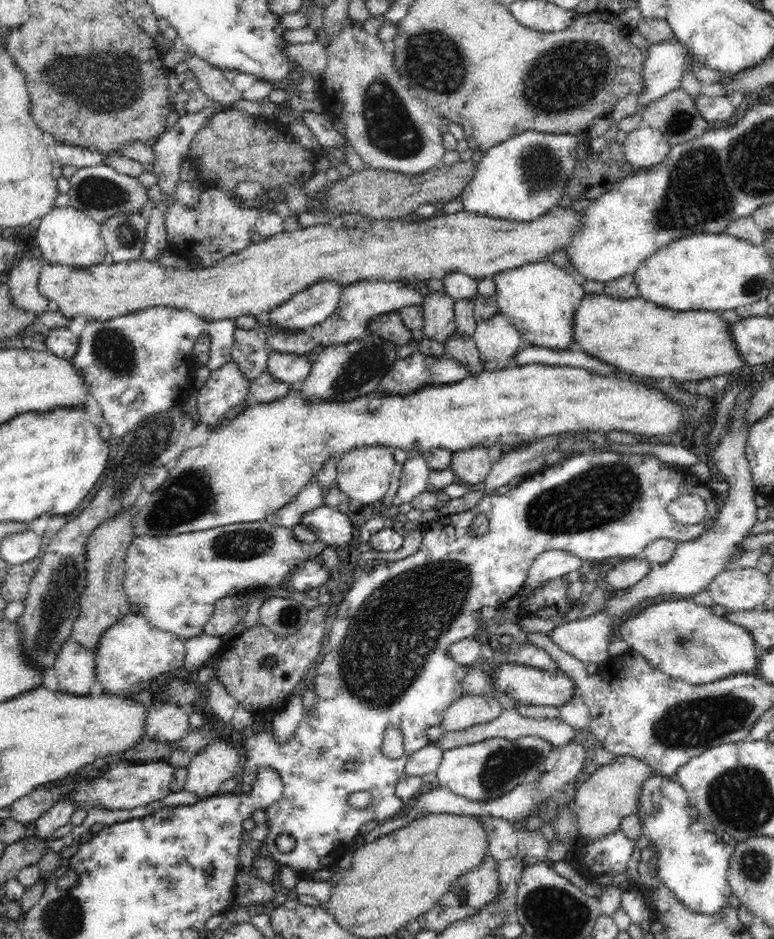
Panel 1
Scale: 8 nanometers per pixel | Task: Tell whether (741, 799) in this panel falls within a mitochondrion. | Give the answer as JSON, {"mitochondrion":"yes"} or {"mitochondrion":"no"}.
{"mitochondrion":"yes"}

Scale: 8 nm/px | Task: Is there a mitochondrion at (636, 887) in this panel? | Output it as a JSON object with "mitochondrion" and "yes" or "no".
{"mitochondrion":"no"}

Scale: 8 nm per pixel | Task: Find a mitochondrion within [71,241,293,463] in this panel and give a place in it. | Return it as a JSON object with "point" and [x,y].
{"point":[112,349]}

